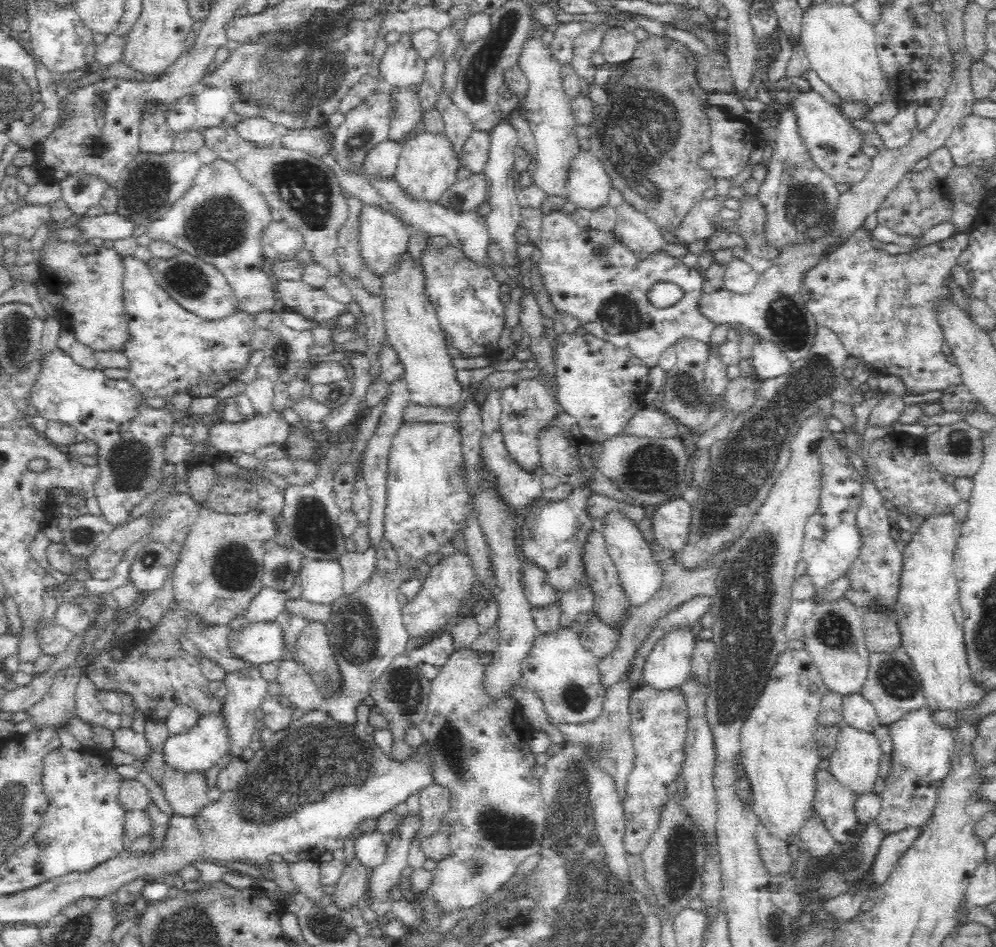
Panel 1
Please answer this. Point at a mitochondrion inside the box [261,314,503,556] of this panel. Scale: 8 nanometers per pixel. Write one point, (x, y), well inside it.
(447, 511)

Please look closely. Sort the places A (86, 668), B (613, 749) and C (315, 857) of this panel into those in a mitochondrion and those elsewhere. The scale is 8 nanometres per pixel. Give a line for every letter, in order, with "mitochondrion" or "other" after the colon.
A: other
B: mitochondrion
C: other

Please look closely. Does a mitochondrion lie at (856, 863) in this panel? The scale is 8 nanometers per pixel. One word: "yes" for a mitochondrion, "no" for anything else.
yes

